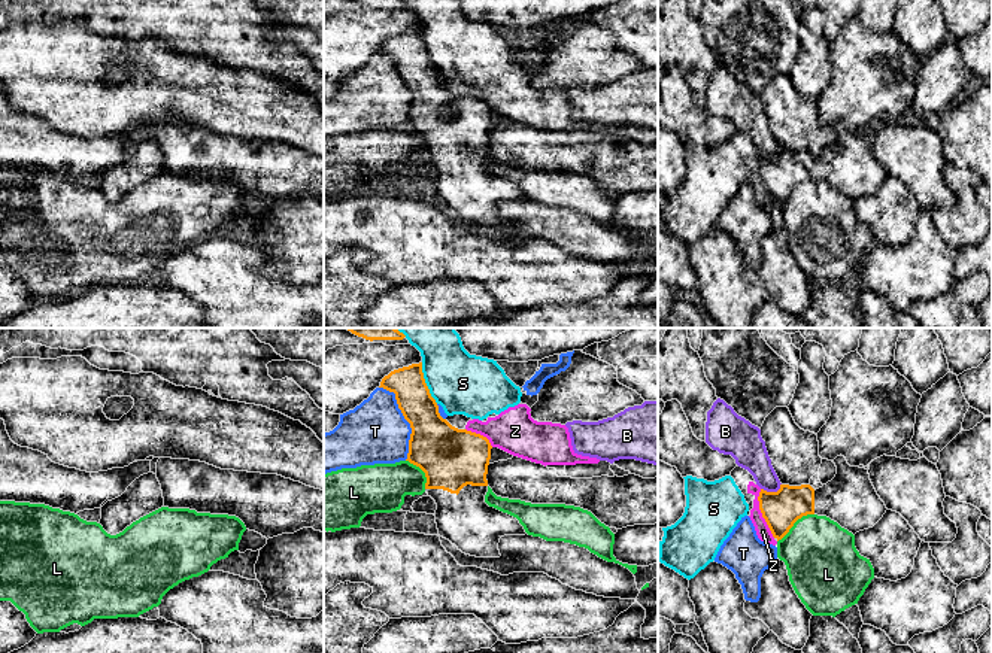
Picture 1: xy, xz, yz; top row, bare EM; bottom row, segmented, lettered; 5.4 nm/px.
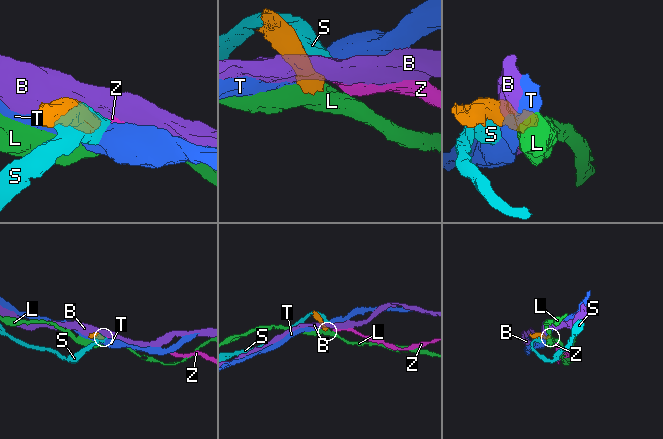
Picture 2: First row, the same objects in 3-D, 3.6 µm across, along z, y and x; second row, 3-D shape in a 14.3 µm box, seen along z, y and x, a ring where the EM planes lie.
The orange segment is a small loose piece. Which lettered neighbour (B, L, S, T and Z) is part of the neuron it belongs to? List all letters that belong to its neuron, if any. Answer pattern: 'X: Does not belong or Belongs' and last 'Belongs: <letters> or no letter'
B: Does not belong
L: Does not belong
S: Does not belong
T: Does not belong
Z: Does not belong
Belongs: no letter

